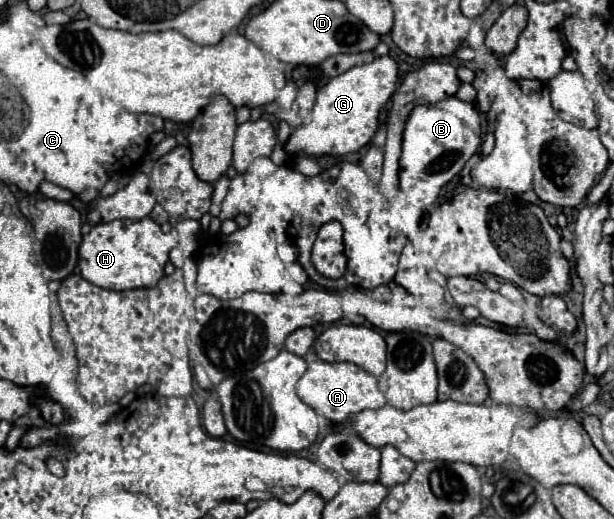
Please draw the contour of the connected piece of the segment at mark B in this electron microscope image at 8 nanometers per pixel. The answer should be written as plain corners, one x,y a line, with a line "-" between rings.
448,97
438,103
414,107
404,129
400,157
400,193
416,205
430,207
440,189
452,181
466,161
478,151
482,137
482,117
474,103
464,103
458,97

